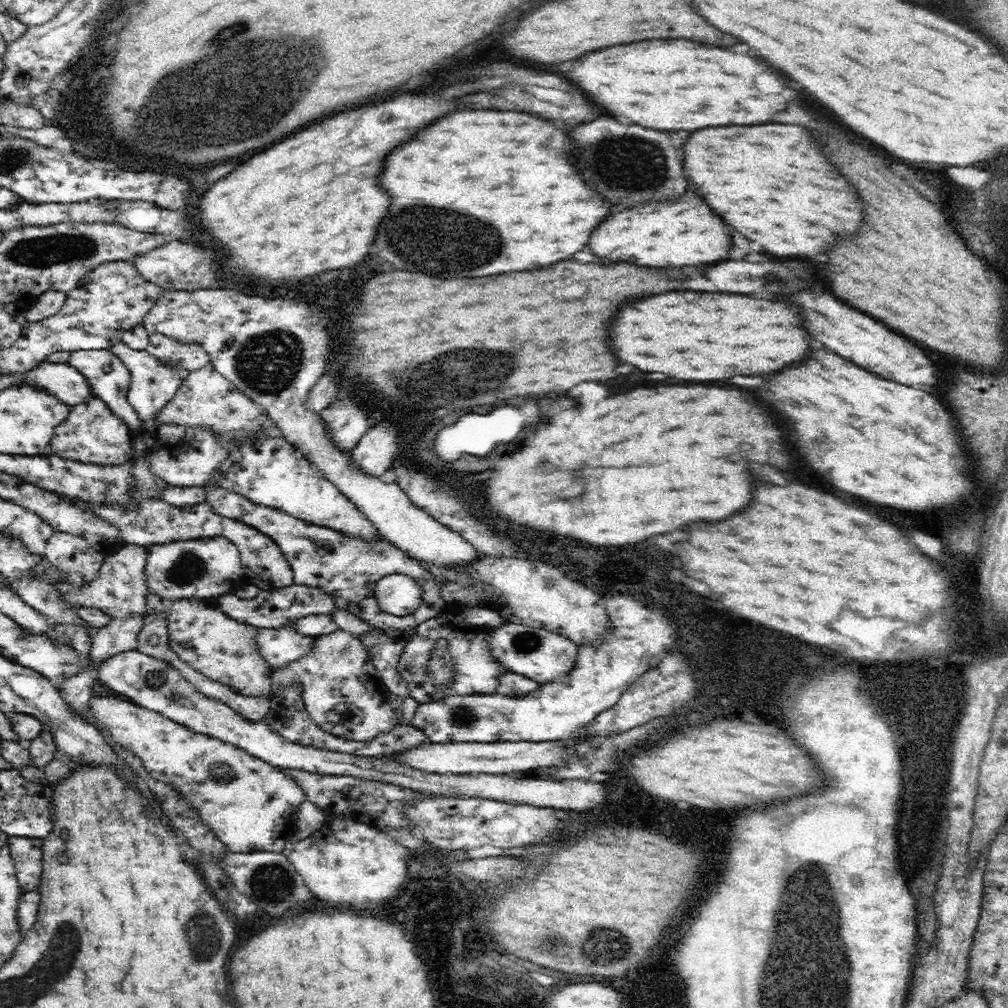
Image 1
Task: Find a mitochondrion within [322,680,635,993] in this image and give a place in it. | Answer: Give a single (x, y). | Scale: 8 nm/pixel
(602, 946)

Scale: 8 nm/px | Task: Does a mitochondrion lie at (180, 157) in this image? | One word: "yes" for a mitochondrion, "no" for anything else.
no

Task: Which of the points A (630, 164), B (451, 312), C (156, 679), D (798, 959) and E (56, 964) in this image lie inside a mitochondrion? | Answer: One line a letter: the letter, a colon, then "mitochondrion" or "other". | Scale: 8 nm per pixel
A: mitochondrion
B: other
C: mitochondrion
D: mitochondrion
E: mitochondrion

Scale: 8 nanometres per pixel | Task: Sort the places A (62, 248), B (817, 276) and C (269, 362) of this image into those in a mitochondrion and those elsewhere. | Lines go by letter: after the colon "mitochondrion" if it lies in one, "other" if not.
A: mitochondrion
B: other
C: mitochondrion

